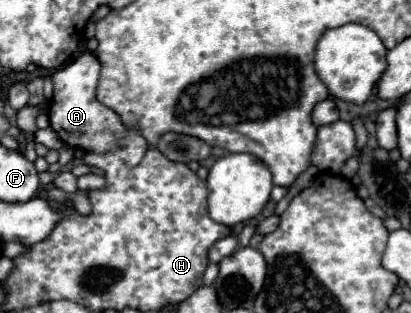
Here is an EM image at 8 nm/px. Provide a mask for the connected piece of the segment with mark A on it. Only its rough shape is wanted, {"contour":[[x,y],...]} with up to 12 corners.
{"contour":[[82,53],[52,75],[50,127],[86,153],[136,167],[148,151],[96,99],[100,61]]}

